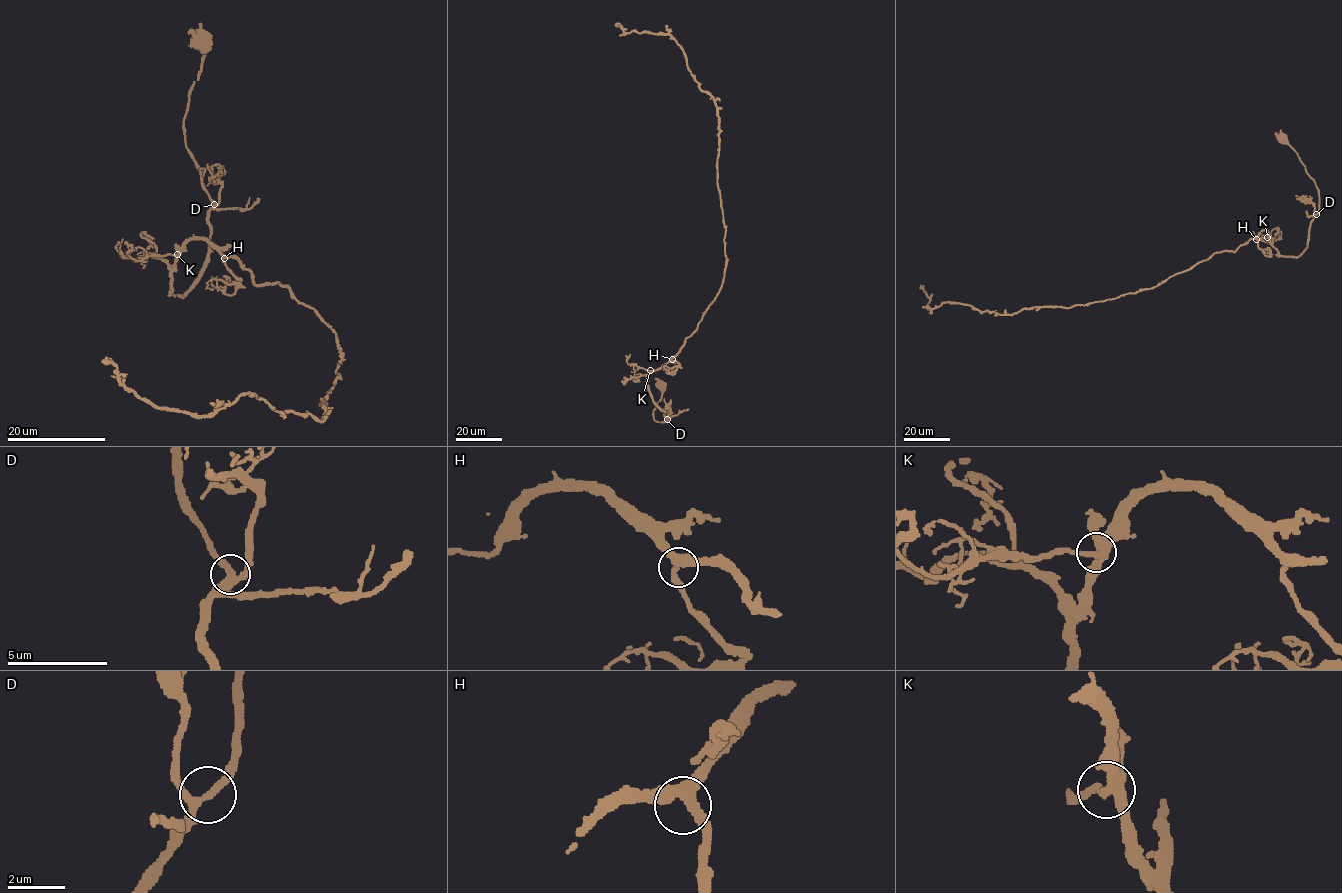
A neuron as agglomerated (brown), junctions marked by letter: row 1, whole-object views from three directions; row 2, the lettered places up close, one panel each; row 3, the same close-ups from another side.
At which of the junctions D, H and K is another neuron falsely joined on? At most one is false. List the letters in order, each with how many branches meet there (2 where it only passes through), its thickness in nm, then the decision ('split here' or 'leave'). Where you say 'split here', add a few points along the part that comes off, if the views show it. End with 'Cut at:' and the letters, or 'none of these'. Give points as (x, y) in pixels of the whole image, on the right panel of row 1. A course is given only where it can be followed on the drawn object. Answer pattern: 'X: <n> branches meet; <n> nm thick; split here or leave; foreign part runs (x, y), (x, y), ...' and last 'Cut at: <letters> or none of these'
D: 3 branches meet; 280 nm thick; leave
H: 3 branches meet; 360 nm thick; leave
K: 3 branches meet; 280 nm thick; leave
Cut at: none of these

